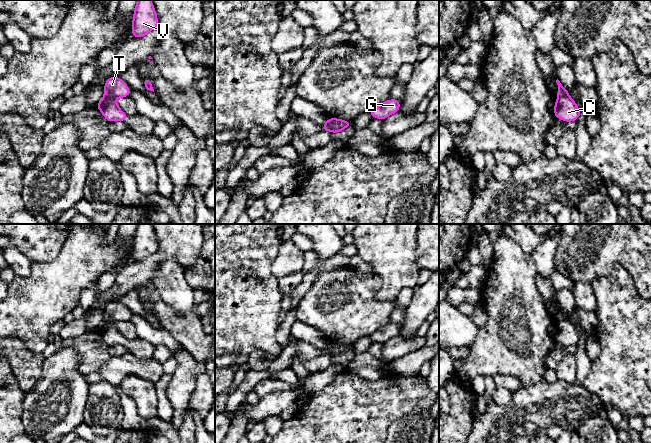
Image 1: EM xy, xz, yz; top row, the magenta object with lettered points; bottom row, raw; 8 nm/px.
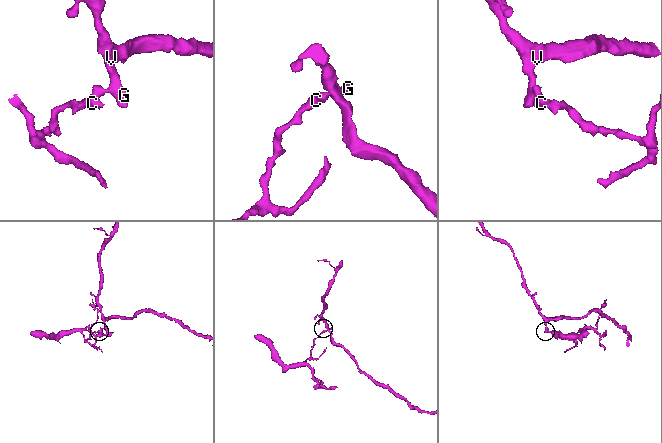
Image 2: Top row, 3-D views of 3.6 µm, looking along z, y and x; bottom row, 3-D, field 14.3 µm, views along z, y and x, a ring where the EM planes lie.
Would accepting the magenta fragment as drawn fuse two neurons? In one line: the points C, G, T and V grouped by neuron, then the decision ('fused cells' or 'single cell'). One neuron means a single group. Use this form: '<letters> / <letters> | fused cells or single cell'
C / G T V | fused cells

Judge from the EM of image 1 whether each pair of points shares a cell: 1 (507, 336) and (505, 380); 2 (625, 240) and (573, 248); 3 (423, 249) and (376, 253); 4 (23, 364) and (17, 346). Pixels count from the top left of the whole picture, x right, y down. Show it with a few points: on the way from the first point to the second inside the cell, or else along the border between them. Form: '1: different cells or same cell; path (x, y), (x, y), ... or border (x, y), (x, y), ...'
1: different cells; border (493, 375), (514, 375), (524, 385)
2: same cell; path (612, 240), (608, 240), (602, 246), (586, 247)
3: different cells; border (416, 234), (415, 261), (421, 268)
4: same cell; path (22, 360), (17, 350)

